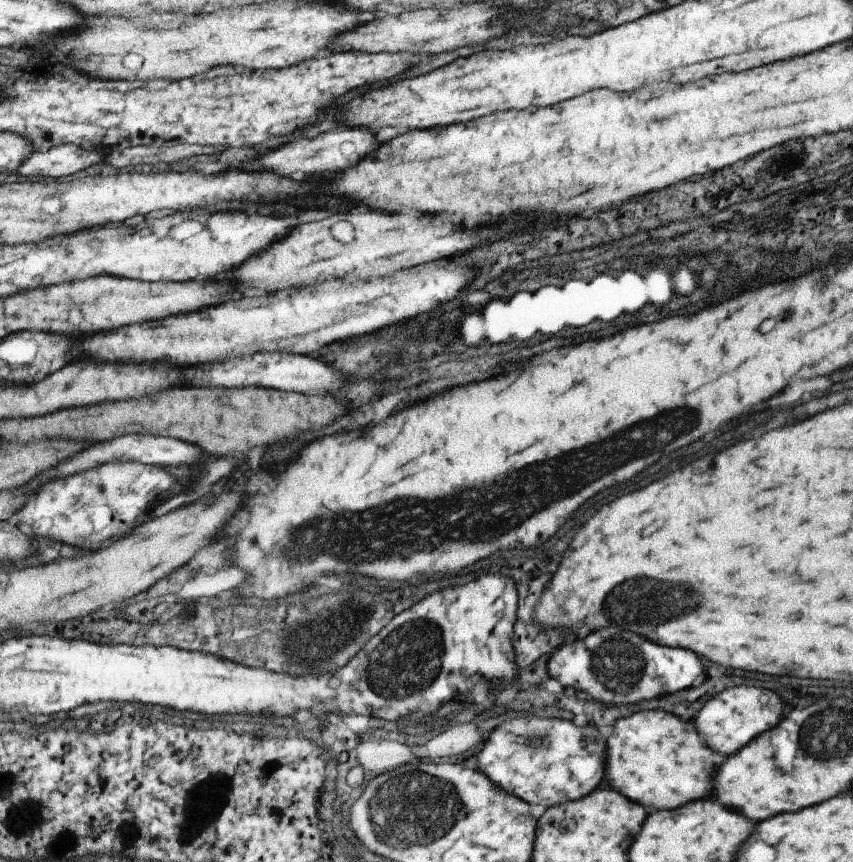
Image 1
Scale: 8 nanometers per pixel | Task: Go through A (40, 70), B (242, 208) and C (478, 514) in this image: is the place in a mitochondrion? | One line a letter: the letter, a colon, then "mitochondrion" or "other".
A: other
B: other
C: mitochondrion

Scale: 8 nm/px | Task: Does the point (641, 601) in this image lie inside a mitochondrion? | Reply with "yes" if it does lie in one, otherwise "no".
yes

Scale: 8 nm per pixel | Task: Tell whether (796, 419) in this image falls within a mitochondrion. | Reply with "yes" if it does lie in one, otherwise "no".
no

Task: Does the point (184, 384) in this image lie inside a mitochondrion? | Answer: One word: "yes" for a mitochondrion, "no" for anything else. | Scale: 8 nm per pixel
no

